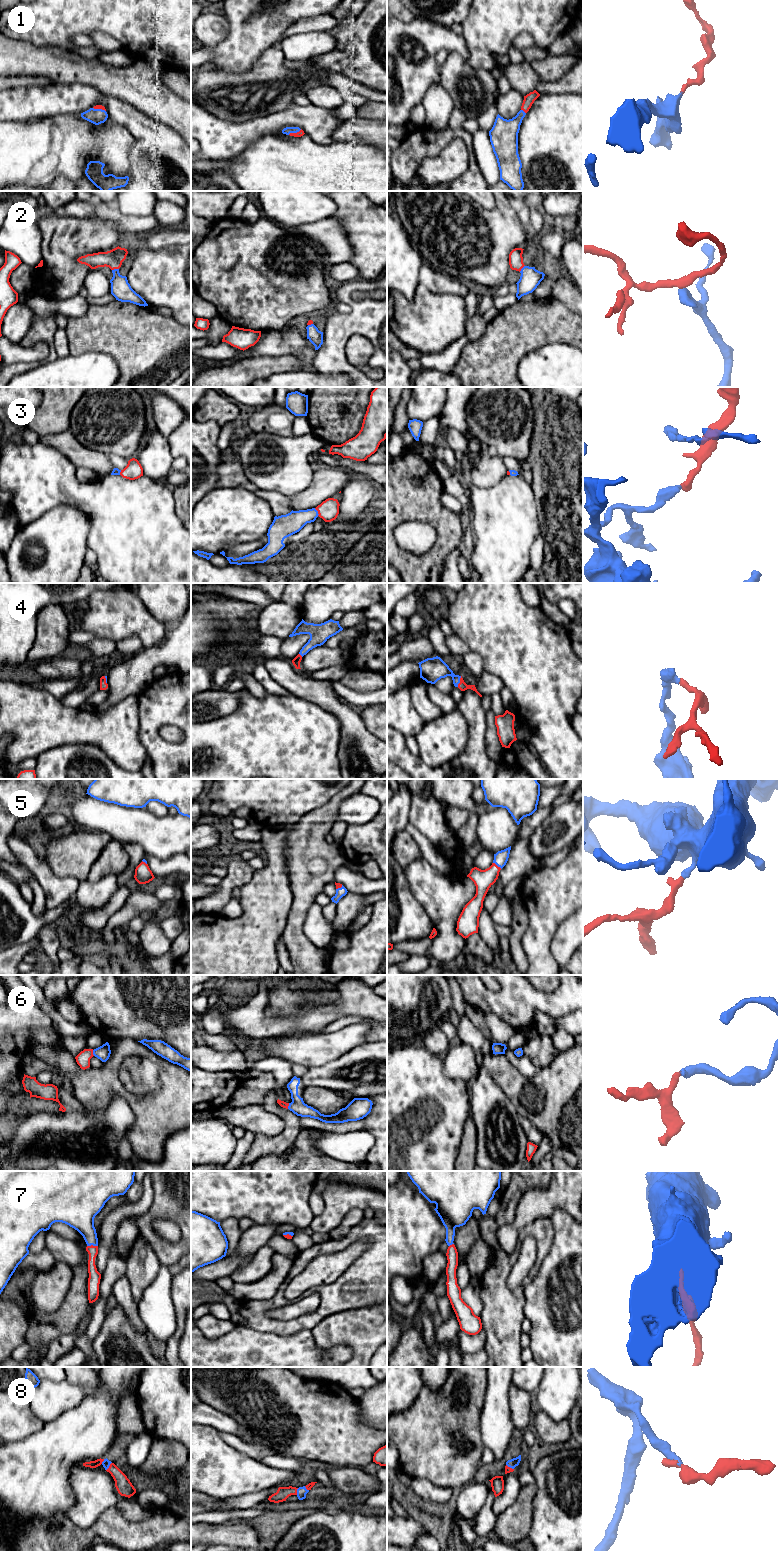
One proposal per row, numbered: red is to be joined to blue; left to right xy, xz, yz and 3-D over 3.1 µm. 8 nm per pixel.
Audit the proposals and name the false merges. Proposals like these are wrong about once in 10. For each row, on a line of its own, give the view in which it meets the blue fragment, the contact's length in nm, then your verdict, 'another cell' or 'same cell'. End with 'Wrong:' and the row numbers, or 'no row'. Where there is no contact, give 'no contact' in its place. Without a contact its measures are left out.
1: meets blue in xz; contact 120 nm long; same cell
2: meets blue in xy; contact 60 nm long; same cell
3: meets blue in xz; contact 70 nm long; same cell
4: meets blue in yz; contact 90 nm long; same cell
5: meets blue in yz; contact 90 nm long; same cell
6: meets blue in xy; contact 50 nm long; same cell
7: meets blue in xy; contact 90 nm long; same cell
8: meets blue in xy; contact 80 nm long; same cell
Wrong: no row

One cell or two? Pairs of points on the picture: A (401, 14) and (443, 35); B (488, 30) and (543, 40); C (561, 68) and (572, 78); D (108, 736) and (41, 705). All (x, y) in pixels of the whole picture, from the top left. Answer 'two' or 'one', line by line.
A: two
B: one
C: two
D: one

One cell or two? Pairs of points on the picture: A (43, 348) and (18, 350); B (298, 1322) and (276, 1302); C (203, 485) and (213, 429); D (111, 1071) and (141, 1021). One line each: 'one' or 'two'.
A: one
B: one
C: one
D: two

